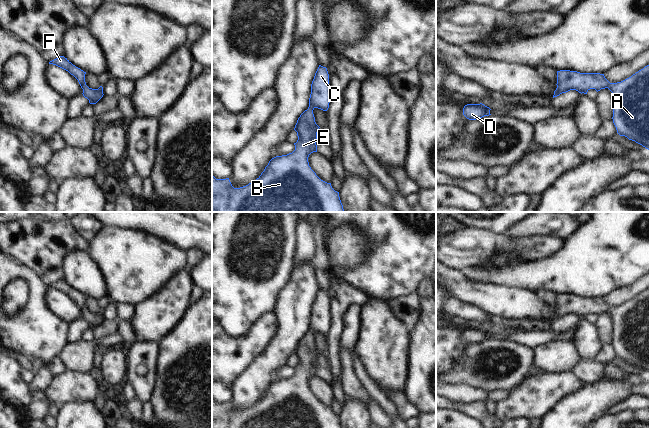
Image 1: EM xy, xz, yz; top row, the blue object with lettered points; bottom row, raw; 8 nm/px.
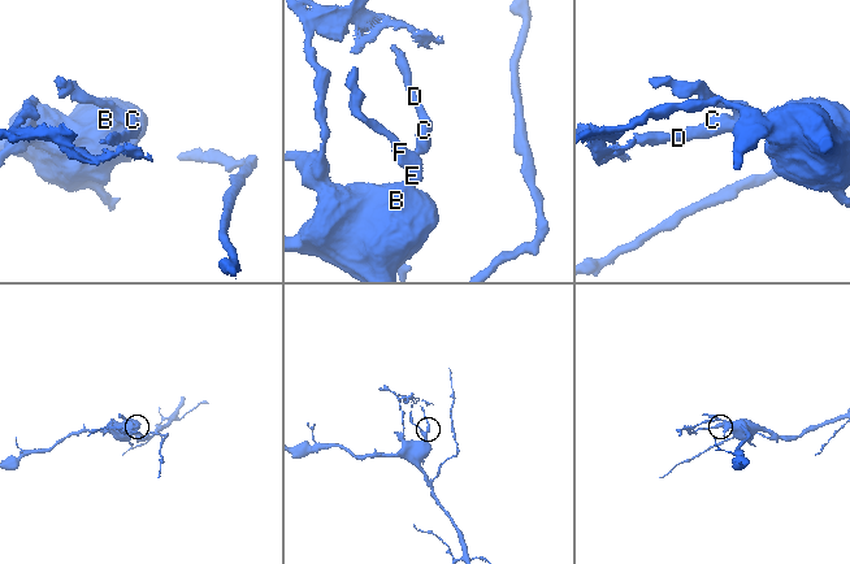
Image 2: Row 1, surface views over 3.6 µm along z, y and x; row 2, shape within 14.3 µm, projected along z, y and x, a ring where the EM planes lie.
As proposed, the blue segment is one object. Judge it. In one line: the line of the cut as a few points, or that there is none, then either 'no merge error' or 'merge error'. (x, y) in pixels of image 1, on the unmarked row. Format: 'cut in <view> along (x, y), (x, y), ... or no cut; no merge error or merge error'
no cut; no merge error

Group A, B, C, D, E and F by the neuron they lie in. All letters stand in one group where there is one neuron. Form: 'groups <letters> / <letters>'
groups A B C D E F

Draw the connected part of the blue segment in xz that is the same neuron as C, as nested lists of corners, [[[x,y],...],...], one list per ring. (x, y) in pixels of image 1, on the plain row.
[[[319,289],[311,308],[309,331],[300,339],[294,352],[298,360],[297,366],[294,367],[295,374],[287,379],[272,382],[256,404],[240,412],[234,412],[229,402],[216,403],[212,400],[212,428],[342,428],[339,416],[332,412],[331,407],[321,404],[311,393],[308,386],[309,379],[317,376],[316,364],[320,352],[315,346],[313,334],[318,332],[327,335],[330,324],[329,298],[326,291]]]

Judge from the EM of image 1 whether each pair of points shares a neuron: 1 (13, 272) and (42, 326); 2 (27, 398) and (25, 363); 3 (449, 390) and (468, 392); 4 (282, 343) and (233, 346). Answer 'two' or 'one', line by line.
1: one
2: two
3: one
4: two

